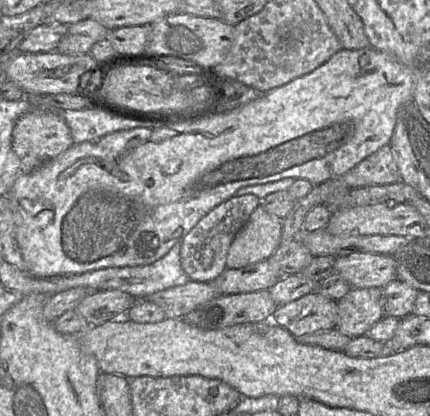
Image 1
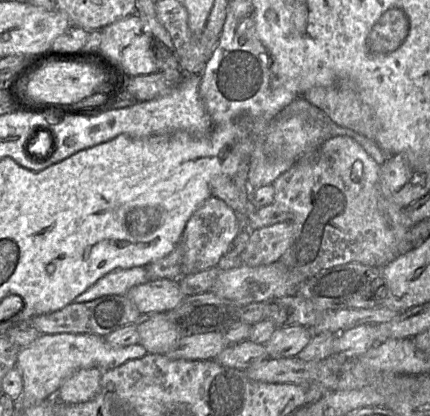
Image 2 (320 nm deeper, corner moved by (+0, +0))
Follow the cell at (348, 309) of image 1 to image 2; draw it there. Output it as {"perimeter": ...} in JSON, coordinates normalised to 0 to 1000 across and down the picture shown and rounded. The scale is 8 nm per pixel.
{"perimeter":[[[670,784],[642,791],[614,825],[628,861],[653,863],[691,856],[723,820],[728,803],[709,784]]]}

